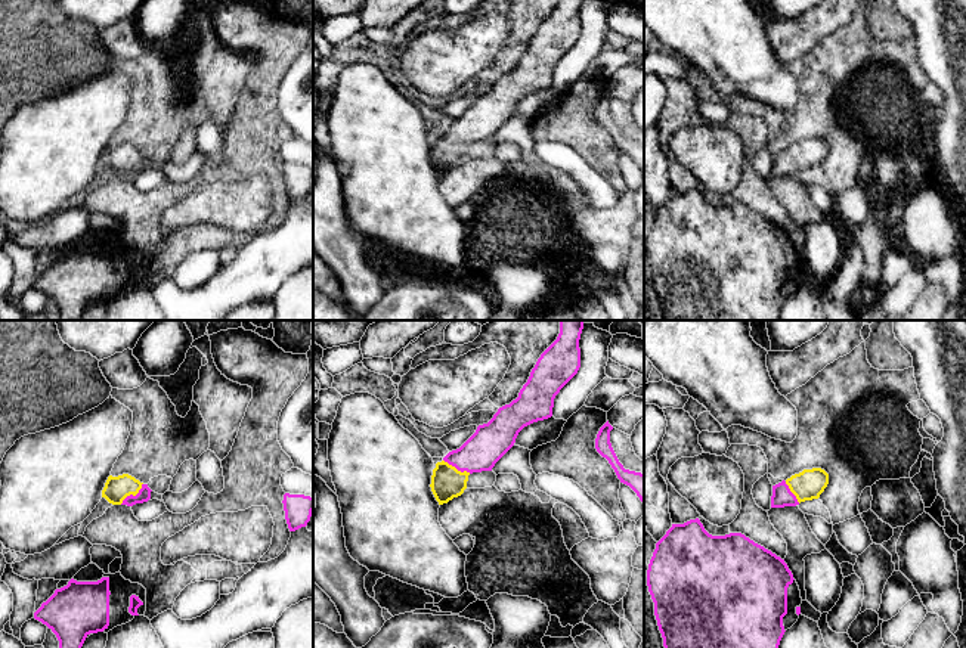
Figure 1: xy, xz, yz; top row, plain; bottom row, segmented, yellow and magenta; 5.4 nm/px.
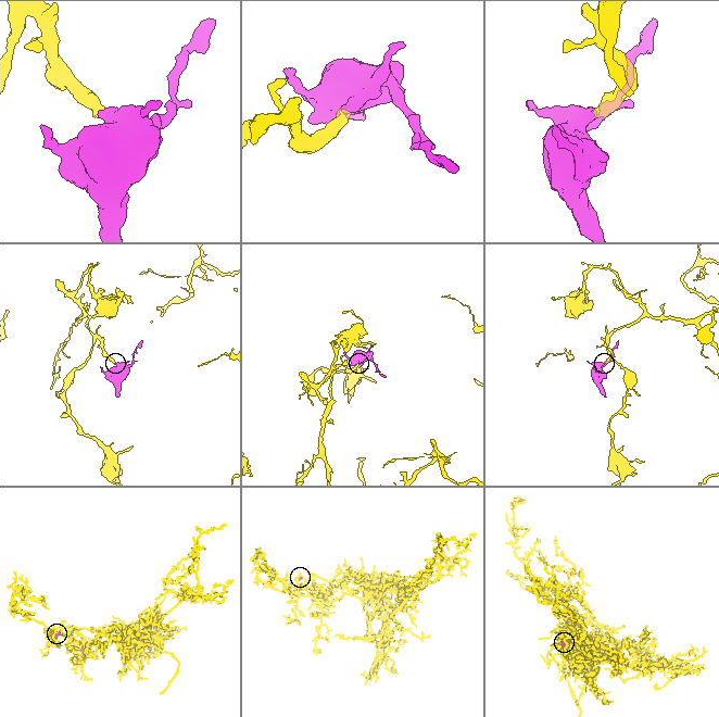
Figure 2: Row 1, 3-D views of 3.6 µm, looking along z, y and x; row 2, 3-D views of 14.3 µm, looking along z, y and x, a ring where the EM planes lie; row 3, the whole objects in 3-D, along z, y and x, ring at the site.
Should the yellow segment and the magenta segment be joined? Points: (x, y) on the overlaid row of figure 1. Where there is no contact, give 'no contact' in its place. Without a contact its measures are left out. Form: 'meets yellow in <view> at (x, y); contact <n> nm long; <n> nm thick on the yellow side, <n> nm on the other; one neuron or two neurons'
meets yellow in xy at (133, 495); contact 170 nm long; 140 nm thick on the yellow side, 70 nm on the other; one neuron

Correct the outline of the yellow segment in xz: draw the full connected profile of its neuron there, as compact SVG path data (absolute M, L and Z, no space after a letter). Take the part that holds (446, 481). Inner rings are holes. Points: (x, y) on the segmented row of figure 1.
M560 320L557 339L541 354L518 397L436 463L430 487L439 505L461 496L470 474L492 471L524 427L552 416L555 396L580 368L582 329L583 320Z

